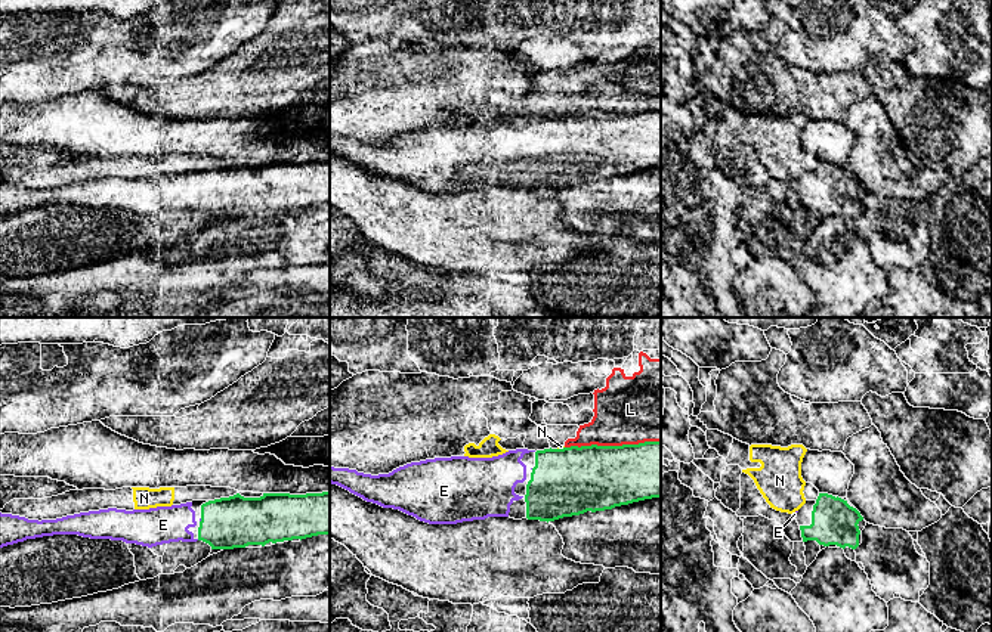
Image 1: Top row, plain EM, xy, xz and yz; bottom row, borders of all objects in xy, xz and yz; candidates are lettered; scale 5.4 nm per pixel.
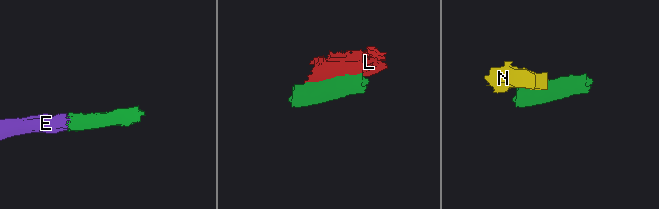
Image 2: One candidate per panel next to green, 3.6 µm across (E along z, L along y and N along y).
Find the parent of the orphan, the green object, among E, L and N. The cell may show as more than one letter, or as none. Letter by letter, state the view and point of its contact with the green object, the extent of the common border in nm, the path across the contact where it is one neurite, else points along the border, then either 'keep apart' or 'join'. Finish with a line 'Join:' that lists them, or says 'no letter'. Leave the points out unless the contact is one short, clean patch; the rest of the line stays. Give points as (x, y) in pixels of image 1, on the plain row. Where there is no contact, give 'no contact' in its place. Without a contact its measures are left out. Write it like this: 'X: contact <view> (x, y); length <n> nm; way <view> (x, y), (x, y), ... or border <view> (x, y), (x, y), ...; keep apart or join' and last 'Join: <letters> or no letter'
E: contact xy (201, 189); length 30 nm; way xy (235, 191), (201, 189), (200, 188); join
L: contact xz (612, 115); length 500 nm; keep apart
N: contact xz (561, 118); length 40 nm; keep apart
Join: E

